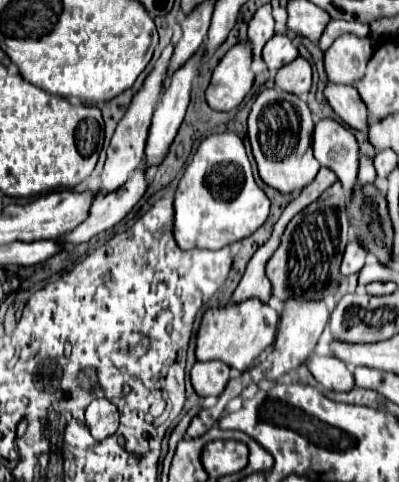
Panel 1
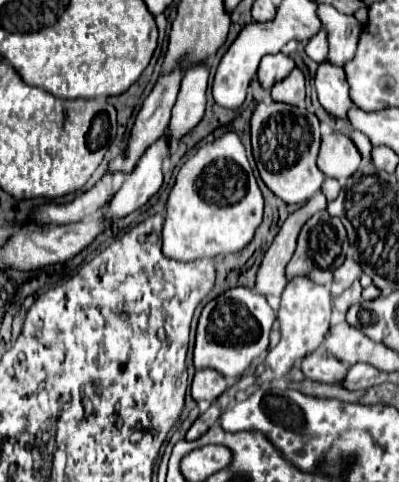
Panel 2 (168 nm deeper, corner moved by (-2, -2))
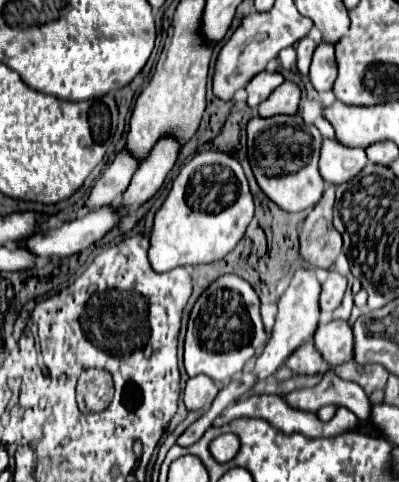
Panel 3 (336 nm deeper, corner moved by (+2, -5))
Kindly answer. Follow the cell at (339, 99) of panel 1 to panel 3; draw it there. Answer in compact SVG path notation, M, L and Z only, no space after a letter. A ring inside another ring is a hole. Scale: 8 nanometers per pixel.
M319 42L313 52L311 72L309 72L311 84L317 92L329 92L335 78L337 78L337 64L335 64L335 48L333 44Z

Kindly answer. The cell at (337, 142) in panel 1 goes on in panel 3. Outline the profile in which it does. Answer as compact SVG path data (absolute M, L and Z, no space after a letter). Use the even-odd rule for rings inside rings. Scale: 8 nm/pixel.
M323 140L319 172L329 184L343 184L357 176L367 164L367 156L363 148L347 148L337 140Z

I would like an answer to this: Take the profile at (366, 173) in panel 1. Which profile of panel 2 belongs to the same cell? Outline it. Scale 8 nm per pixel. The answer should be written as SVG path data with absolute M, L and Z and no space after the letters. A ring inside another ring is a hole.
M353 131L353 133L351 133L351 137L353 137L353 141L355 141L355 145L357 145L359 153L361 153L367 161L371 161L371 149L373 149L371 141L369 141L363 133L359 133L359 131Z

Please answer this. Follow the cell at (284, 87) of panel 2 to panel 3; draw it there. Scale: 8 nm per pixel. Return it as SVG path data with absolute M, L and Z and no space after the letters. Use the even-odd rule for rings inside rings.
M283 82L279 88L271 92L271 96L259 104L257 112L261 118L277 116L277 114L295 114L299 106L301 92L293 82Z

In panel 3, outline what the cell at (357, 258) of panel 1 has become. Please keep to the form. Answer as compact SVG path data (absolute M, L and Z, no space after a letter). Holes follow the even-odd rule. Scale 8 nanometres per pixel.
M331 272L329 278L325 280L321 296L319 296L319 308L321 308L321 312L333 312L341 304L345 288L347 288L345 276L341 276L337 272Z

